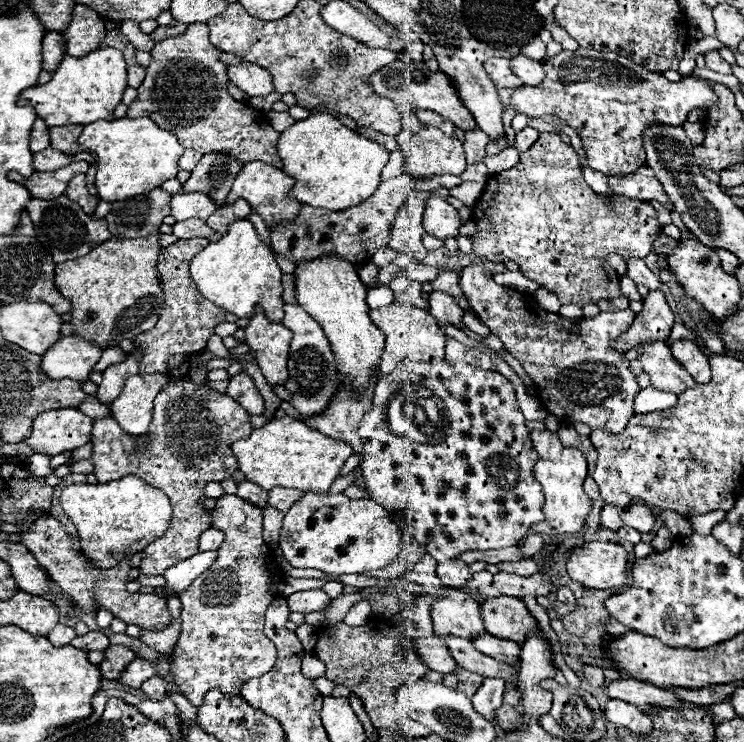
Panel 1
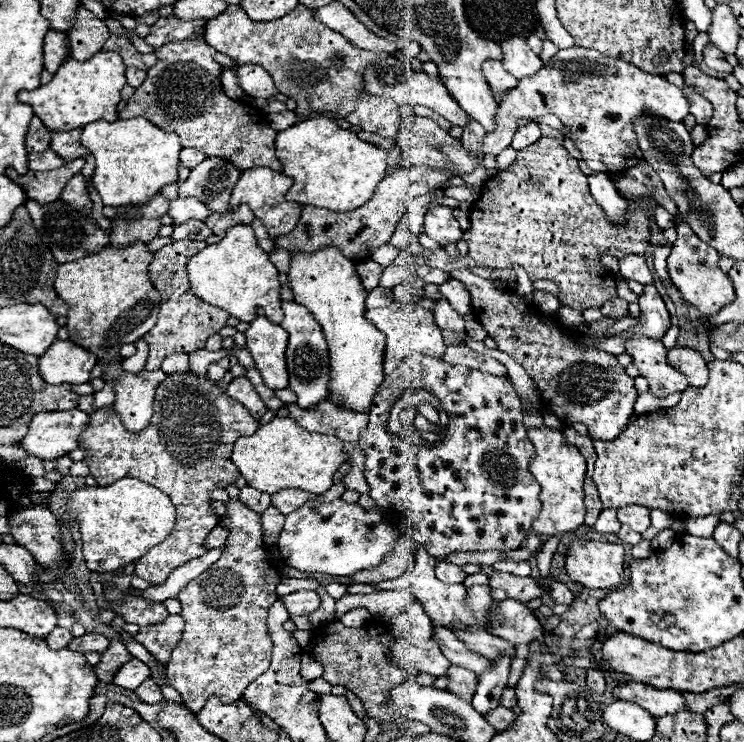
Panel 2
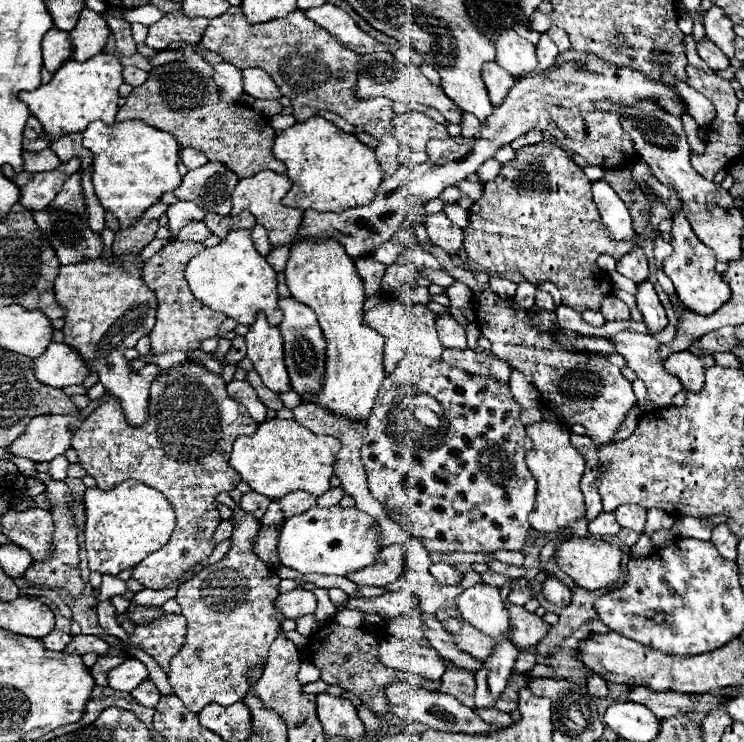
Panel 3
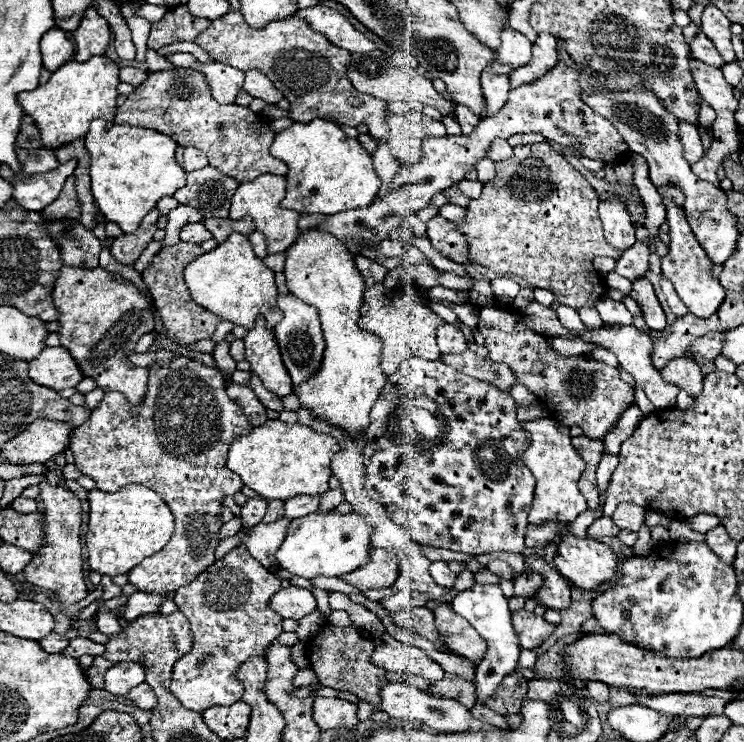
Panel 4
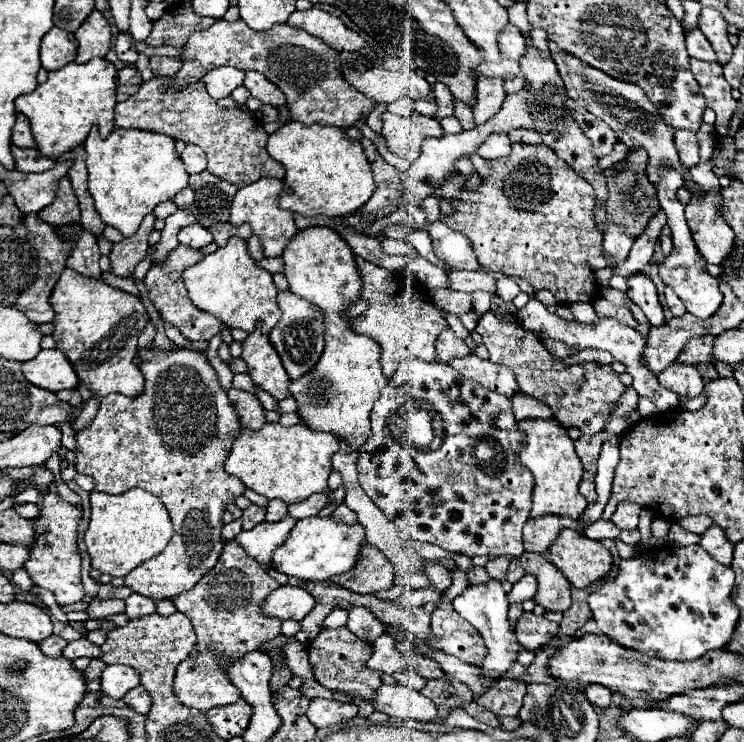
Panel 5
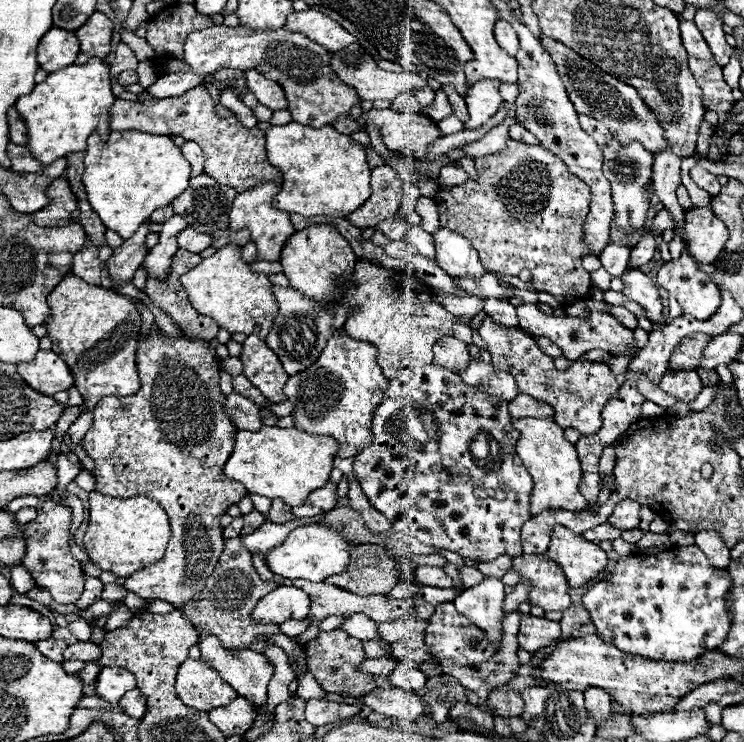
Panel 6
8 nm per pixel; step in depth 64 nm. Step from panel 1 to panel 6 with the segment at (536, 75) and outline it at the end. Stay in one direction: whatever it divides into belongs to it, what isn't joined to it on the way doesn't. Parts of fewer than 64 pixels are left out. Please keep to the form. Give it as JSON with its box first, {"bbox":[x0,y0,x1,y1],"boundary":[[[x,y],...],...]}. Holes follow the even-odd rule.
{"bbox":[494,22,520,56],"boundary":[[[496,22],[496,28],[494,28],[494,34],[496,34],[496,42],[500,44],[502,50],[506,50],[508,54],[516,56],[518,54],[518,48],[520,48],[520,42],[518,42],[518,36],[514,32],[514,28],[510,26],[510,22]]]}

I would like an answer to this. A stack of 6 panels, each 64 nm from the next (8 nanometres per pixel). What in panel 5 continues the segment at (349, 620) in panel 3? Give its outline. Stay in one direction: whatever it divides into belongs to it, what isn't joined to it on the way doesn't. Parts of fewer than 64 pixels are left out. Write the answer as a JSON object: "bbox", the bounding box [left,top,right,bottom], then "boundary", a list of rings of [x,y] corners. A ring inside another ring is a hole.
{"bbox":[324,610,348,628],"boundary":[[[332,610],[324,622],[324,628],[340,628],[346,626],[348,620],[348,612],[346,610]]]}

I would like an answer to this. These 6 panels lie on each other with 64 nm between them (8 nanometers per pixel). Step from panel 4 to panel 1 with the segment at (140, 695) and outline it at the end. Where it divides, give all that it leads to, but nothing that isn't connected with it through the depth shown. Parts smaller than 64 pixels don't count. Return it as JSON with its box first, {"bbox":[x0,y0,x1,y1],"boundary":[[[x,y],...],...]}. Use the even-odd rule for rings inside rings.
{"bbox":[140,676,168,700],"boundary":[[[156,676],[156,678],[148,678],[148,682],[144,682],[140,686],[144,690],[144,694],[152,700],[160,700],[166,696],[168,692],[168,680],[164,676]]]}

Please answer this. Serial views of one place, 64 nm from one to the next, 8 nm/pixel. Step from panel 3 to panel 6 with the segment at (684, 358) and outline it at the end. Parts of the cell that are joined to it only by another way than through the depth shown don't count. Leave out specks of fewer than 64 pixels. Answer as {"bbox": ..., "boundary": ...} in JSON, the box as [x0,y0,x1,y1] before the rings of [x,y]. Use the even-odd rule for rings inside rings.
{"bbox":[660,370,702,404],"boundary":[[[668,370],[660,378],[660,388],[688,404],[700,394],[702,382],[696,370]]]}

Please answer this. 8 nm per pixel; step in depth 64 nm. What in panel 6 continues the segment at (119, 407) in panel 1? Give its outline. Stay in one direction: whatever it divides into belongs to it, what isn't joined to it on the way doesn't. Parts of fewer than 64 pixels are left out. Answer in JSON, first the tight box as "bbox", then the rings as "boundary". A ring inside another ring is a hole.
{"bbox":[46,272,142,410],"boundary":[[[70,272],[48,296],[48,306],[52,310],[52,316],[46,320],[46,326],[48,326],[48,336],[52,338],[52,350],[60,354],[62,360],[70,366],[76,380],[76,388],[84,396],[88,410],[92,410],[94,404],[104,396],[110,396],[110,394],[132,396],[140,390],[140,376],[136,370],[136,344],[140,336],[142,318],[136,310],[134,300],[114,290],[92,286]]]}

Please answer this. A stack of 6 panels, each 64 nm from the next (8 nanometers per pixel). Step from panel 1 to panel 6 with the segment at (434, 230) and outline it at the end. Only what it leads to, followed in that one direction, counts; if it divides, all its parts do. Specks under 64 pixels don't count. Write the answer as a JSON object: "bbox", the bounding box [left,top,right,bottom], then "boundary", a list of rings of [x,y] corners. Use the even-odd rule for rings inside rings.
{"bbox":[434,228,486,276],"boundary":[[[438,228],[434,234],[436,262],[450,276],[482,276],[486,270],[472,244],[448,228]]]}

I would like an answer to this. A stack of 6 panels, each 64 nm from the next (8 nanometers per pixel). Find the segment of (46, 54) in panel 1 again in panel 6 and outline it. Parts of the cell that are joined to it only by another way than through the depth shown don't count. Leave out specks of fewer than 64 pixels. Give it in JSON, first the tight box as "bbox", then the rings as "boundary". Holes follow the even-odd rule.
{"bbox":[38,28,80,72],"boundary":[[[50,28],[38,44],[38,64],[46,72],[62,70],[76,60],[80,46],[74,32]]]}

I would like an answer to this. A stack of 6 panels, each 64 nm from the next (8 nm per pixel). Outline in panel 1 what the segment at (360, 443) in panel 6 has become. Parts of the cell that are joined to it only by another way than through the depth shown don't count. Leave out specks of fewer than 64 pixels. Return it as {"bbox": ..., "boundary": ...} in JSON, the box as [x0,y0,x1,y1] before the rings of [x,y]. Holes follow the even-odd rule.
{"bbox":[294,256,384,392],"boundary":[[[324,256],[304,266],[300,264],[296,266],[294,276],[298,304],[304,306],[304,310],[316,318],[316,322],[320,322],[326,338],[330,340],[342,384],[352,384],[356,392],[362,392],[368,386],[372,372],[378,372],[378,360],[384,350],[384,334],[368,318],[368,288],[364,282],[360,282],[356,268],[338,256]]]}

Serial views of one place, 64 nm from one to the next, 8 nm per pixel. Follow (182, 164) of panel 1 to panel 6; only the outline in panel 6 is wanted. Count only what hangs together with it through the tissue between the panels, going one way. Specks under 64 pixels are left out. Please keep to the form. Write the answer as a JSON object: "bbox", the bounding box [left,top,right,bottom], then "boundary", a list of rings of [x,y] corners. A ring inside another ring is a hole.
{"bbox":[180,142,204,176],"boundary":[[[184,142],[184,146],[180,148],[182,156],[190,162],[192,166],[192,176],[198,176],[204,172],[204,154],[200,150],[200,146],[196,142]]]}

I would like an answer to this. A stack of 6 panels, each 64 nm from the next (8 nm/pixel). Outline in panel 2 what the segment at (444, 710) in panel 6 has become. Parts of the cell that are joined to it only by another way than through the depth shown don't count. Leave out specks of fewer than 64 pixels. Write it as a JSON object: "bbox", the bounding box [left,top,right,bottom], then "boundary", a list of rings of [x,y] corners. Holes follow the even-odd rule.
{"bbox":[448,666,478,702],"boundary":[[[452,666],[452,668],[448,670],[448,680],[450,680],[448,690],[470,702],[474,690],[476,690],[476,686],[478,686],[478,676],[472,674],[470,670]]]}

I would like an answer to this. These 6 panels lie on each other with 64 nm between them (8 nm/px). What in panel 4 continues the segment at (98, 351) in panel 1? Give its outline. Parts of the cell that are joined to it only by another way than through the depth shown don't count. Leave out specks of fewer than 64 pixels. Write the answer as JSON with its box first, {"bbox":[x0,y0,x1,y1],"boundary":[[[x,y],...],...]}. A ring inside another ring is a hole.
{"bbox":[28,346,84,390],"boundary":[[[46,346],[38,358],[28,362],[28,372],[36,384],[52,390],[76,386],[84,378],[76,360],[62,346]]]}

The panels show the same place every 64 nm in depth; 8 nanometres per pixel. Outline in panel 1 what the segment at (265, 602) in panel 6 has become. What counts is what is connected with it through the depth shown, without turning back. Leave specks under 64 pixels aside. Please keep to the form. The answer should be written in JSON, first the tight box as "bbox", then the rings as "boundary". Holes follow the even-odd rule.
{"bbox":[288,590,330,614],"boundary":[[[302,590],[288,596],[288,608],[300,614],[320,612],[328,606],[328,602],[330,602],[330,596],[324,590]]]}

